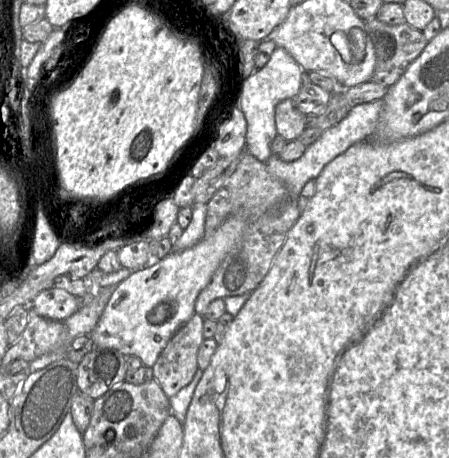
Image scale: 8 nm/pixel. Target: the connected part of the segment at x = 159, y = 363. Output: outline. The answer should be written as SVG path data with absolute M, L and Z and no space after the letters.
M194 313L171 337L152 367L153 379L168 398L188 385L196 371L197 352L204 340L202 315Z

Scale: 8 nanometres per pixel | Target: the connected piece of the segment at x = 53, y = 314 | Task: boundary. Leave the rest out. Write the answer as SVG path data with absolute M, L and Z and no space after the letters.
M49 288L41 291L31 302L30 306L32 307L40 316L56 320L64 321L66 318L73 315L81 306L81 300L75 295L70 294L64 289L61 288Z

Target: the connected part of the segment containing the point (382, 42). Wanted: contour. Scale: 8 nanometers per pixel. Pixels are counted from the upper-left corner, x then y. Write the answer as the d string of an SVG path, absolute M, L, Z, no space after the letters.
M371 16L363 22L373 43L376 57L375 68L370 81L390 87L401 78L407 67L421 54L428 42L422 31L416 30L407 23L388 25L379 21L376 16Z

